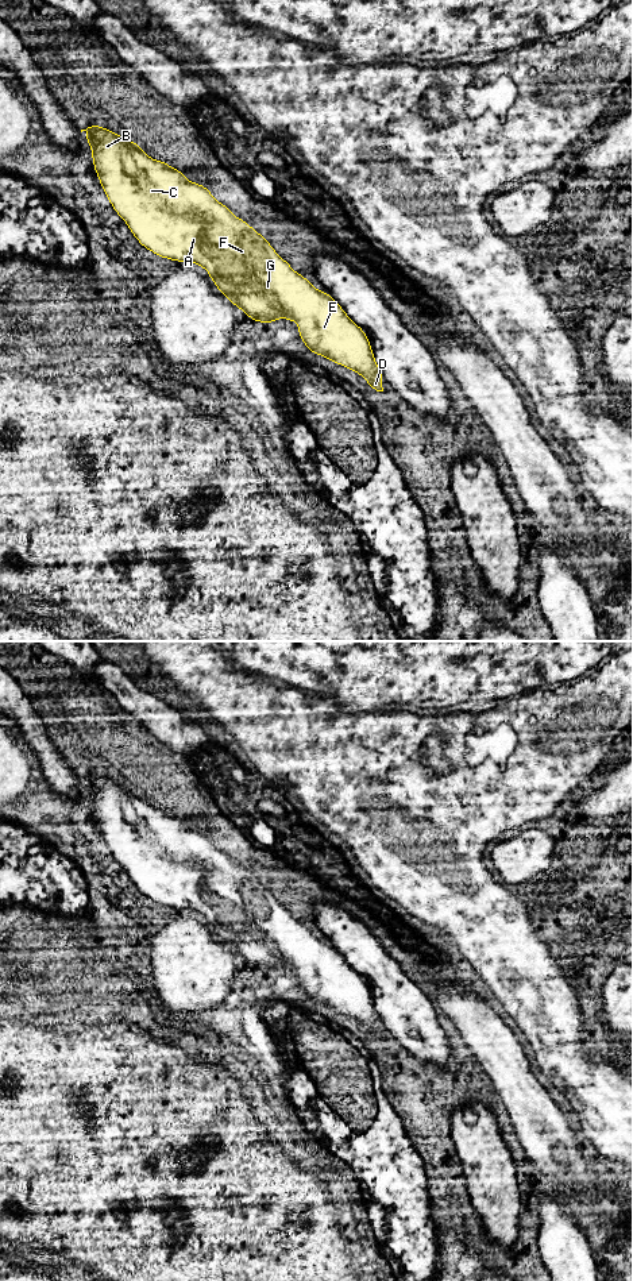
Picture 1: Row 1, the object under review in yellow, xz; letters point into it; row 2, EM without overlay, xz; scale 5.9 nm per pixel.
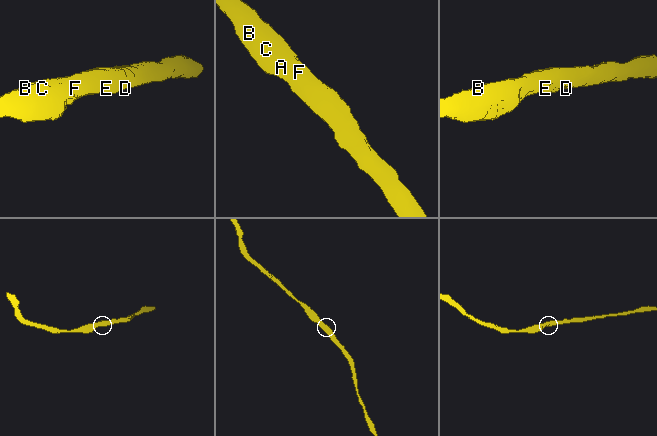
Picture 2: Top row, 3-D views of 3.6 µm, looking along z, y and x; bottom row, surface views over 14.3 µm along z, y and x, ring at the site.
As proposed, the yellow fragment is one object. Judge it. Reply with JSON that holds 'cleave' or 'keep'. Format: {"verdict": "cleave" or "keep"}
{"verdict": "keep"}

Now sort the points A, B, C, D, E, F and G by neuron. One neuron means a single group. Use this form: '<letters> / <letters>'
A B C D E F G

